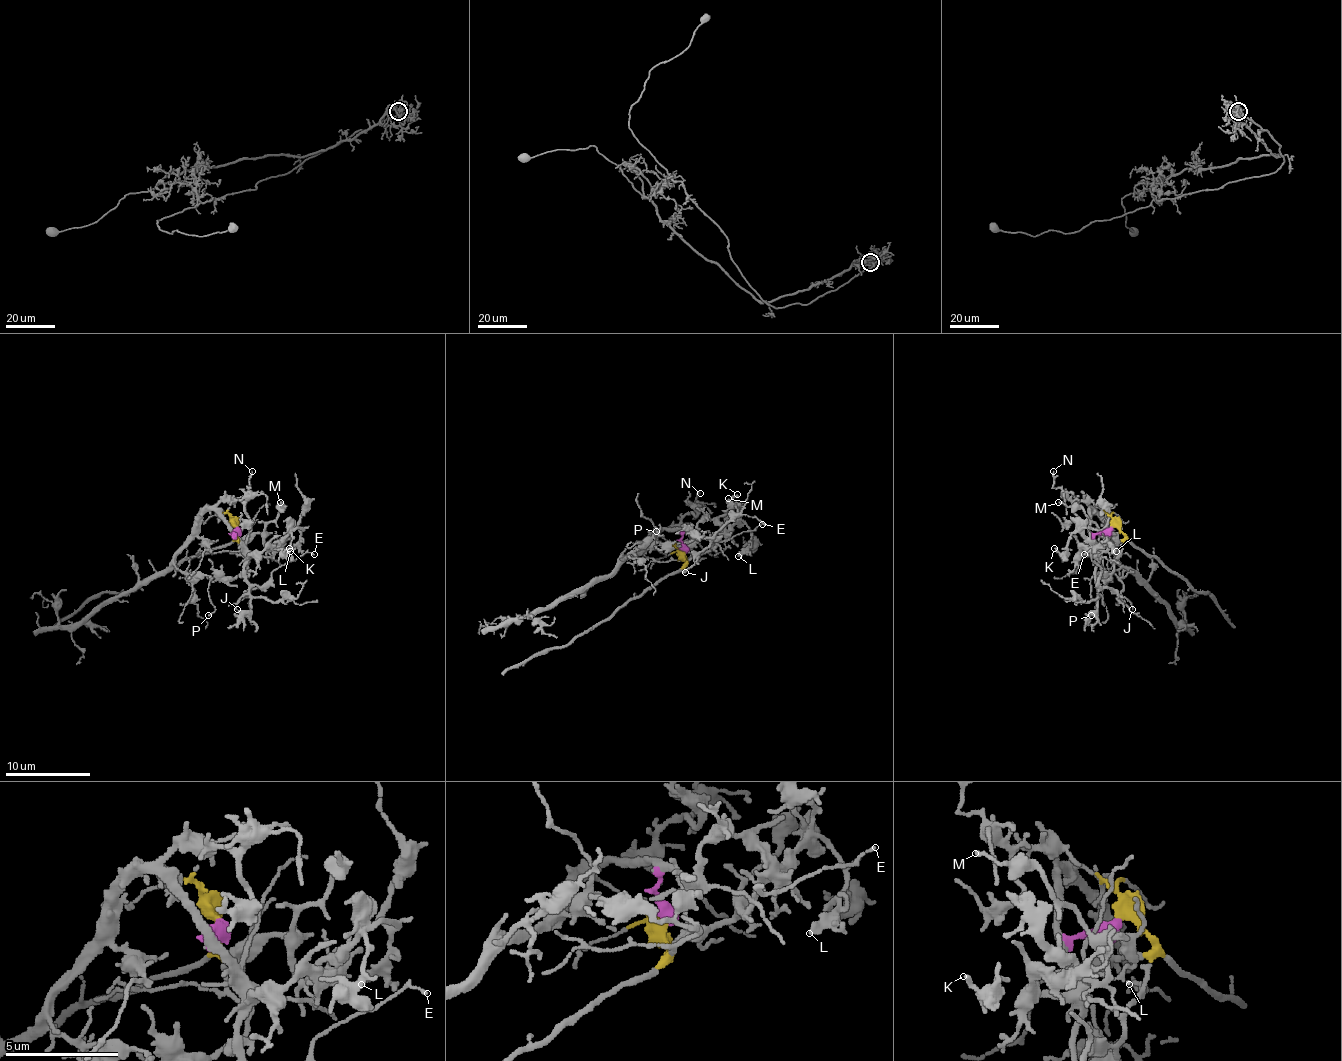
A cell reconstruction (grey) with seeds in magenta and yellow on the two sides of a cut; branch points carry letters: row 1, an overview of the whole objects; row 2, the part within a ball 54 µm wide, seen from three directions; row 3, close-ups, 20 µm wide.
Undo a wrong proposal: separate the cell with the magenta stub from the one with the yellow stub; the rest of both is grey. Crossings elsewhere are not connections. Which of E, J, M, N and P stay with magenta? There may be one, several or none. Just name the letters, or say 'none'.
E, J, N, P

